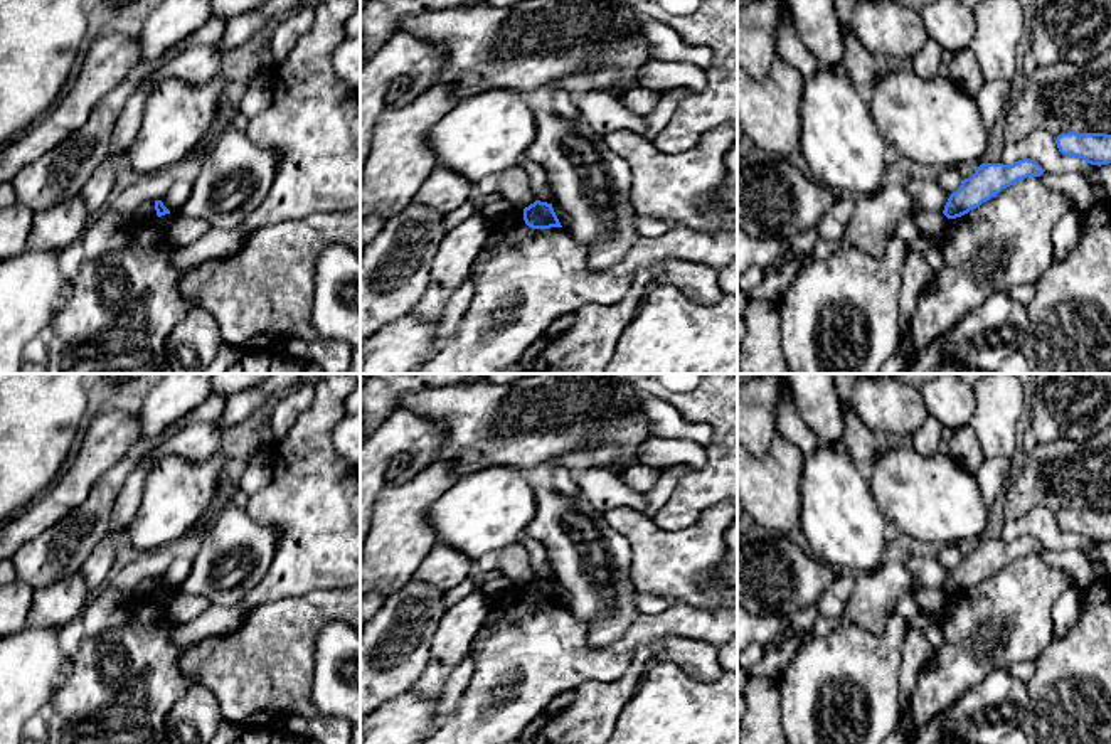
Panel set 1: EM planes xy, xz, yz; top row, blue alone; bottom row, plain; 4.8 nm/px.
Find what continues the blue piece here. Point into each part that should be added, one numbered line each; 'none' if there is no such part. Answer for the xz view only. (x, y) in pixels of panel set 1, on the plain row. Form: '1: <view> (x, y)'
none

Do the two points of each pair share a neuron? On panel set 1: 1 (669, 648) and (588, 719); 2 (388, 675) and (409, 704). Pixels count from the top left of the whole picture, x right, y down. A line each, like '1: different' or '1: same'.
1: same
2: different

